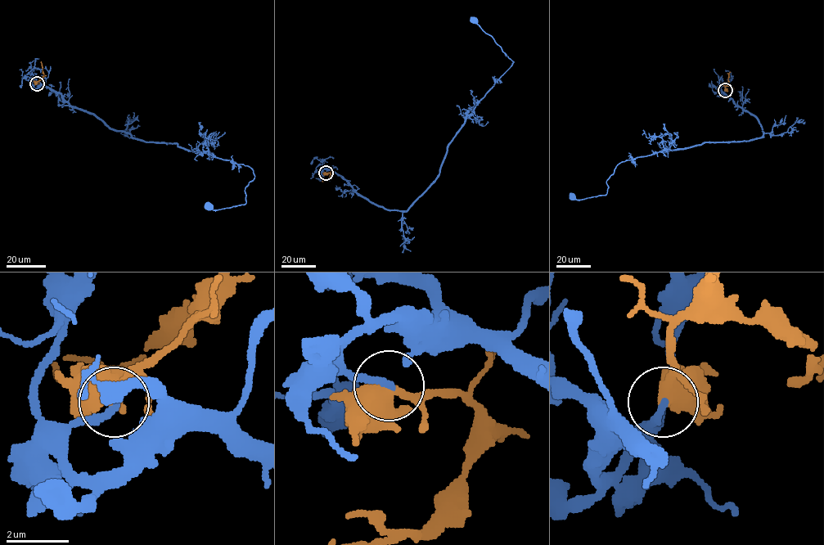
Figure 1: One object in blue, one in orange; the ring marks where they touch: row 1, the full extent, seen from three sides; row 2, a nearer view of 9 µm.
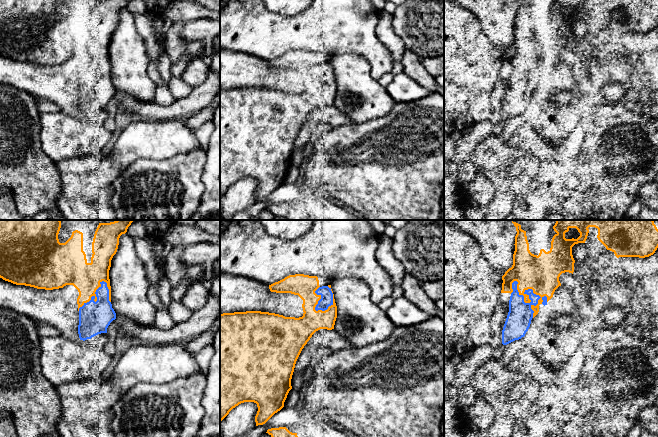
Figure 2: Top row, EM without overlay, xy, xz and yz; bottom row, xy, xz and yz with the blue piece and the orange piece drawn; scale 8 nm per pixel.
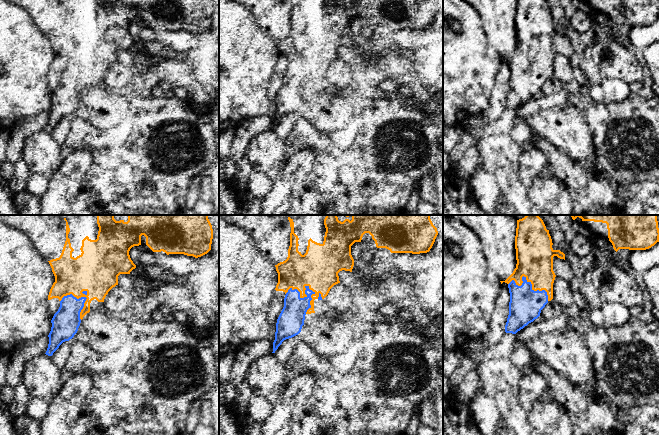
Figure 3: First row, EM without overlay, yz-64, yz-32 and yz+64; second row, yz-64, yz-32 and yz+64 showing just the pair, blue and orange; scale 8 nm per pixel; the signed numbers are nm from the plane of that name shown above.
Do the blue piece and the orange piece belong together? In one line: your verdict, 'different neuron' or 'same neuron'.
same neuron

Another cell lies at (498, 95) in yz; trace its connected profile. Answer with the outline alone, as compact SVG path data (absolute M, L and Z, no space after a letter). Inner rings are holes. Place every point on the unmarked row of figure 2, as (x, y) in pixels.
M500 69L498 79L495 82L494 89L491 93L492 114L488 121L499 126L502 124L502 106L509 88L510 69Z

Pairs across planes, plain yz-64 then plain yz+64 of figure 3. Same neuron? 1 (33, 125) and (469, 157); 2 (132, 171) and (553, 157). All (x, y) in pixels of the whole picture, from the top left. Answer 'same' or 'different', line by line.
1: different
2: same

